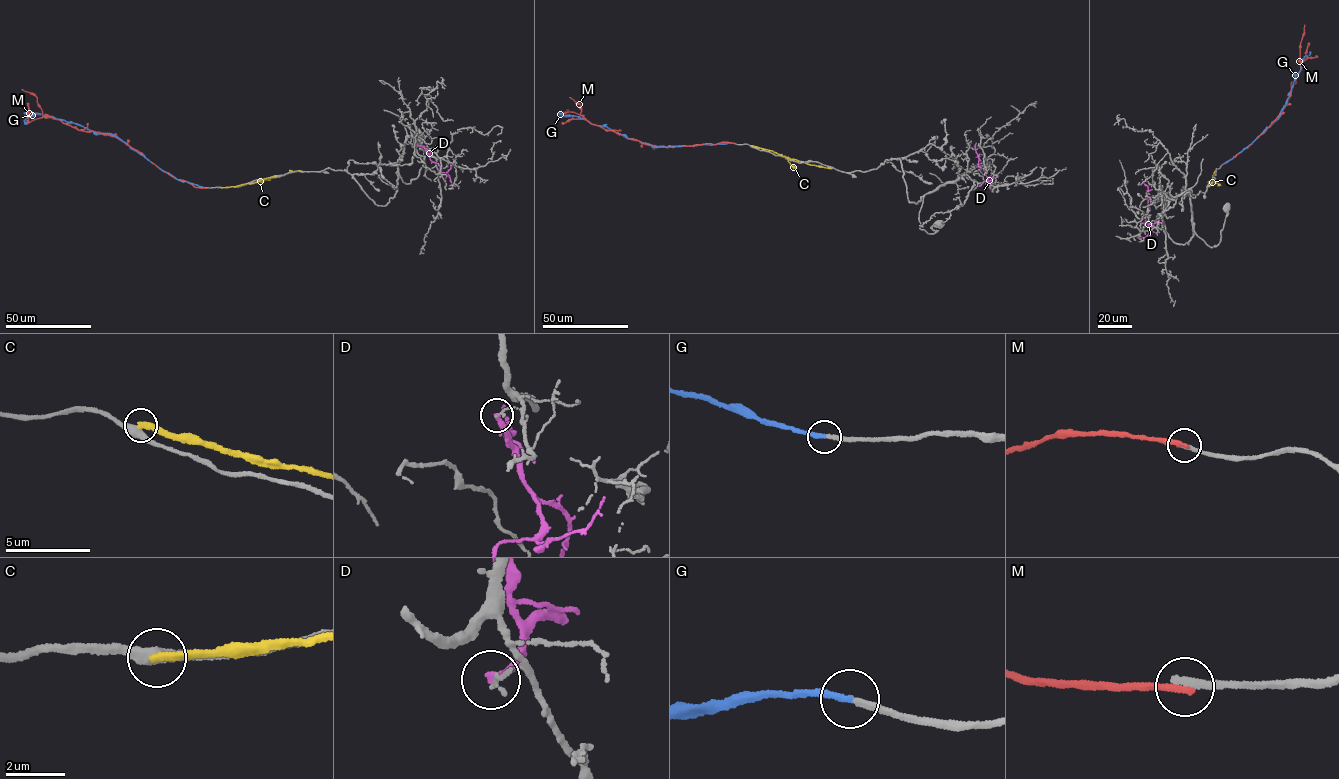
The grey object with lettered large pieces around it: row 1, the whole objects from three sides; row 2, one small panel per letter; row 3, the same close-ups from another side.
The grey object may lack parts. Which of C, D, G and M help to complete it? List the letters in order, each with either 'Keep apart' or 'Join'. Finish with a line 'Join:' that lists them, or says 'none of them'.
C: Keep apart
D: Keep apart
G: Join
M: Keep apart
Join: G

